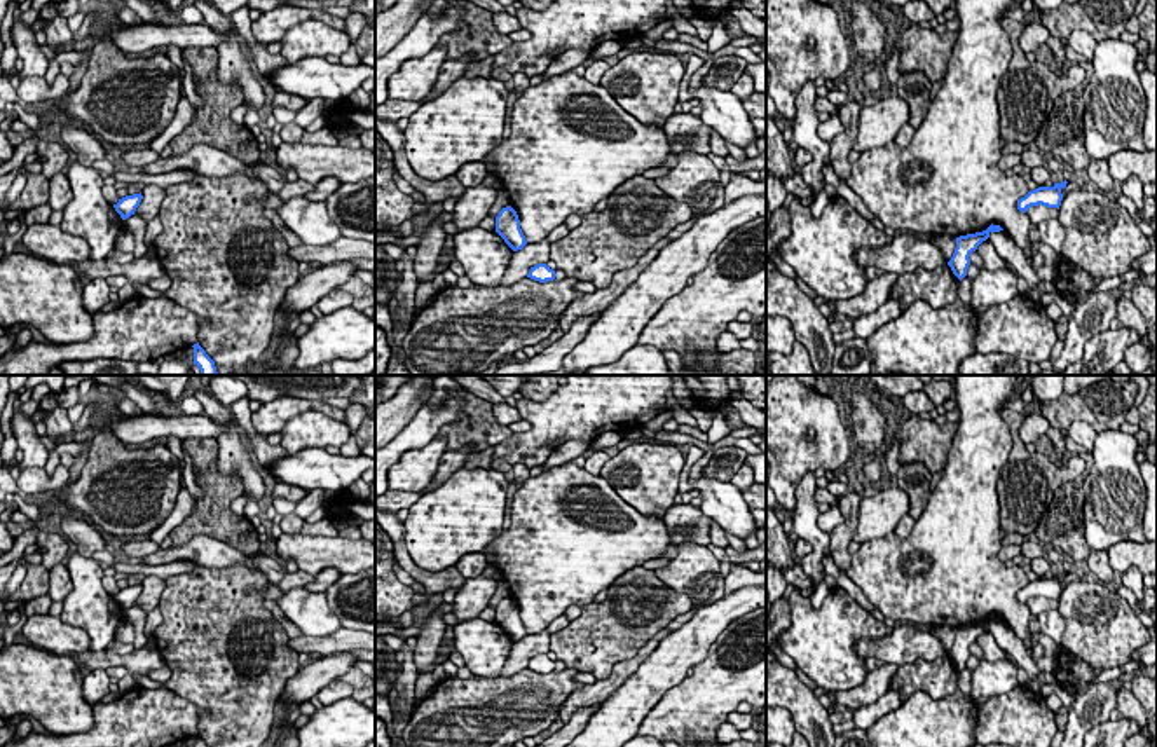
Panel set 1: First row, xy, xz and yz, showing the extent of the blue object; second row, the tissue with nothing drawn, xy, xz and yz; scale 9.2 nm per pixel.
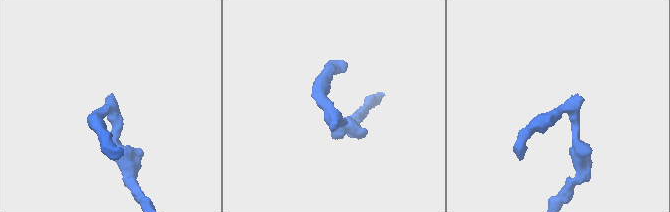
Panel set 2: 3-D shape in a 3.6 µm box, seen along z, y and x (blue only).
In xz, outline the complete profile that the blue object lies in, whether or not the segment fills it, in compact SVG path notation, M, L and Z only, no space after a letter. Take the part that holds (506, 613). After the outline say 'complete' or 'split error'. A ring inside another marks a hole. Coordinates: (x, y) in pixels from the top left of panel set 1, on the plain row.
M511 597L503 599L496 607L496 623L513 642L518 642L527 635L518 606Z | complete

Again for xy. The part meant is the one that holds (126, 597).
M141 583L133 585L133 586L126 586L126 588L119 590L119 593L113 595L113 599L120 606L120 609L126 611L131 606L134 606L134 602L140 597L141 590L143 590Z | complete

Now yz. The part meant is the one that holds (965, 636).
M989 616L986 621L982 623L976 623L976 625L967 625L967 627L960 627L956 628L956 639L955 644L951 648L951 651L948 653L948 656L951 658L953 665L962 672L967 667L967 660L970 656L970 644L977 641L977 637L986 632L989 628L991 623L1000 623L1003 621L1000 616Z | complete

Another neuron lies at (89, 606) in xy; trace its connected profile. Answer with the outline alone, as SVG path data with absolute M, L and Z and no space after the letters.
M73 552L66 562L73 590L63 600L61 621L79 627L91 639L91 651L103 651L115 639L124 611L105 590L105 567Z

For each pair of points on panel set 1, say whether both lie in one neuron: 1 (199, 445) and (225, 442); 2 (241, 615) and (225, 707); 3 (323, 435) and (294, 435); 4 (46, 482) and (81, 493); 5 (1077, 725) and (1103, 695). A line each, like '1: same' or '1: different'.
1: different
2: same
3: same
4: different
5: same

